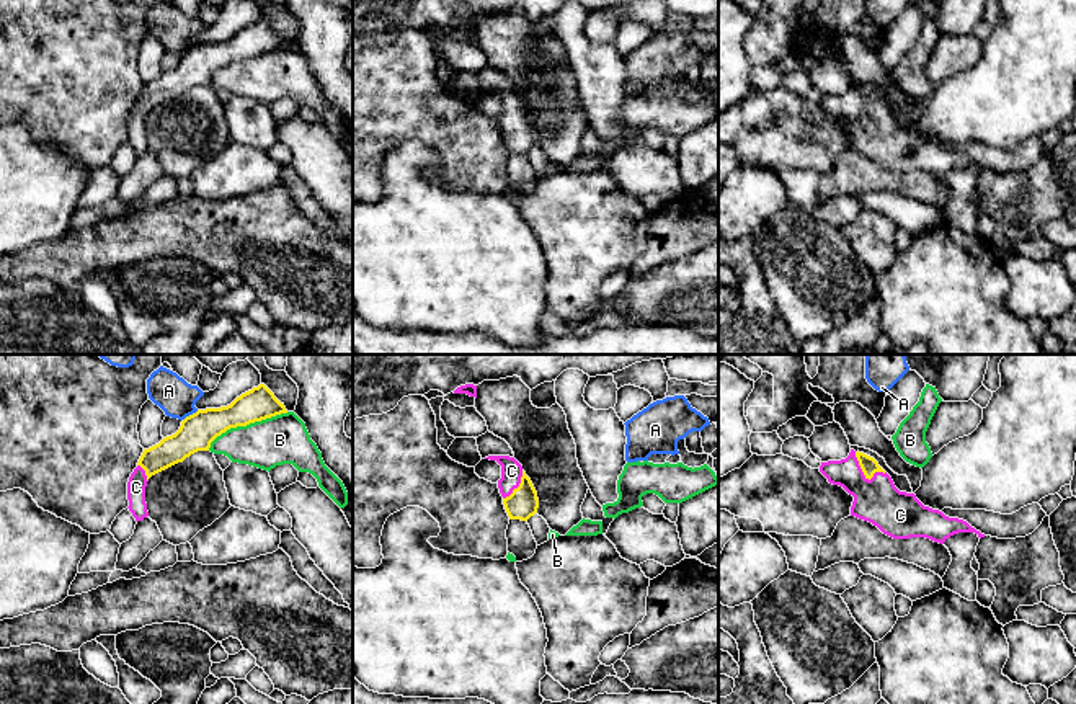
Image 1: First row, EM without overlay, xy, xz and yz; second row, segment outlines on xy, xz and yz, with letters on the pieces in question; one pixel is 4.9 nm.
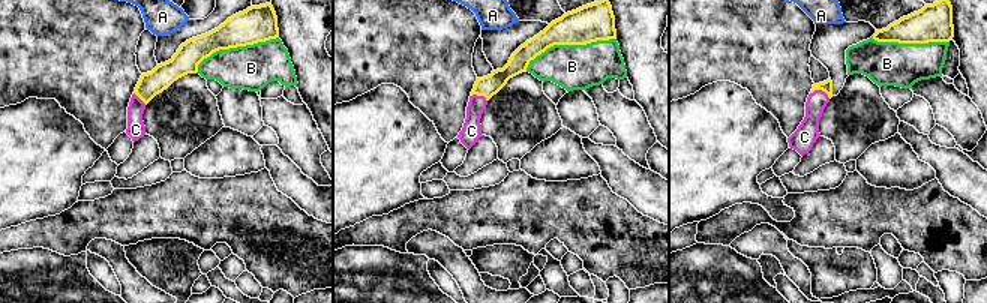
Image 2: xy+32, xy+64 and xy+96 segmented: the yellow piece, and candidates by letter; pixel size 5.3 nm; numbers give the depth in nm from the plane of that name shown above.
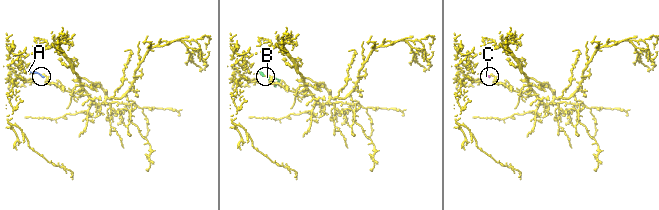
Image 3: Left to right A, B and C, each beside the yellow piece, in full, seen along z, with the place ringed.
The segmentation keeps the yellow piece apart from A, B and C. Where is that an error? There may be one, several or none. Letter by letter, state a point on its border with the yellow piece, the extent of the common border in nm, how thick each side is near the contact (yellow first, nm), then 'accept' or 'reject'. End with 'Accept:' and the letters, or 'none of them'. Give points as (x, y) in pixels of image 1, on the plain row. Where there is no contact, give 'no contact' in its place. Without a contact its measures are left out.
A: contact xy (190, 49); length 90 nm; calibres 170 and 180 nm; reject
B: contact xy (245, 59); length 440 nm; calibres 170 and 240 nm; reject
C: contact yz (864, 108); length 190 nm; calibres 90 and 220 nm; accept
Accept: C

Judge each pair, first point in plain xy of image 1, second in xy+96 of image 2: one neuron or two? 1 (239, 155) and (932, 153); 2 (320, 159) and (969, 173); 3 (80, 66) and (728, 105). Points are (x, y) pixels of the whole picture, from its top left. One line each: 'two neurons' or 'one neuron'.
1: two neurons
2: two neurons
3: two neurons

